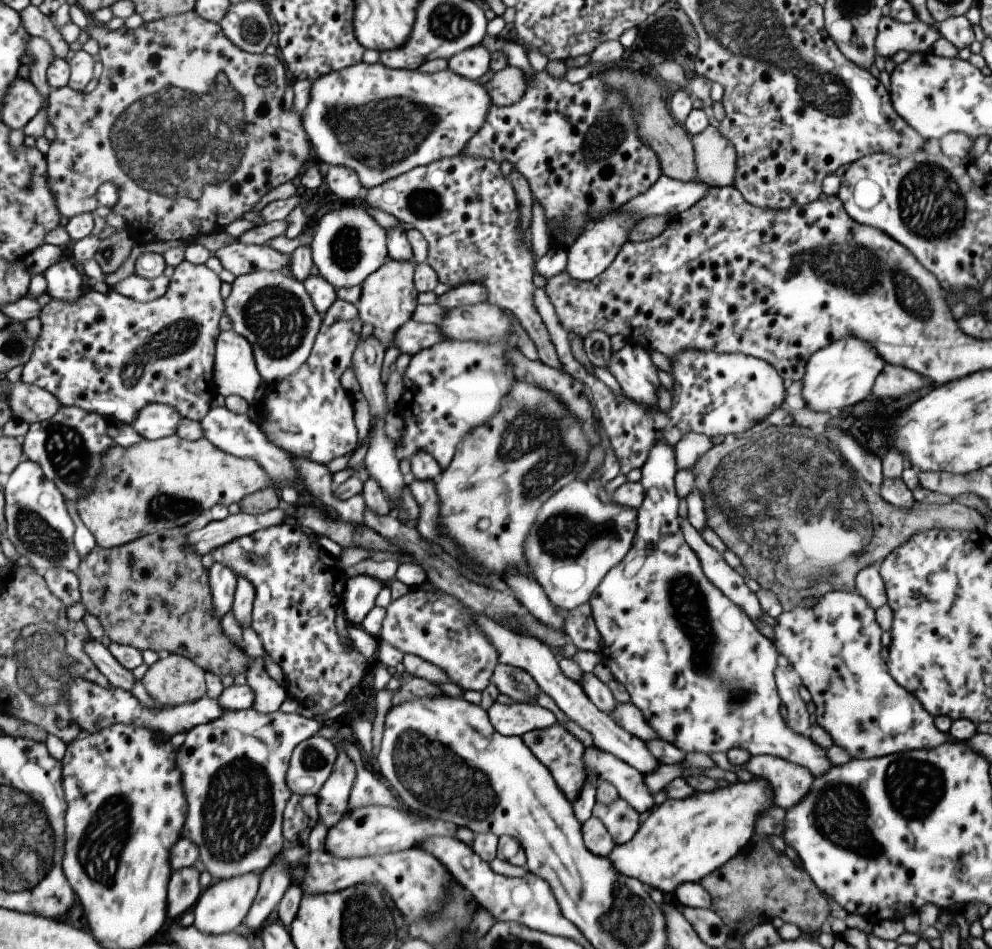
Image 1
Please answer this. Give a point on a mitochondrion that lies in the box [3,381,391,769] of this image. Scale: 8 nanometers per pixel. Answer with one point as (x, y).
(42, 655)

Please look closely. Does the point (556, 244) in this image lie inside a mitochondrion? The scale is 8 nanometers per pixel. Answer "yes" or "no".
no

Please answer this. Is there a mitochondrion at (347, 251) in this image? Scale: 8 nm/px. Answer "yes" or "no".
yes

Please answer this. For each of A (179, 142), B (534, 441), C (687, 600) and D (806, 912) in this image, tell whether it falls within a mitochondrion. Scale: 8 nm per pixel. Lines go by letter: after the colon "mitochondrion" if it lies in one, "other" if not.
A: mitochondrion
B: mitochondrion
C: mitochondrion
D: other

